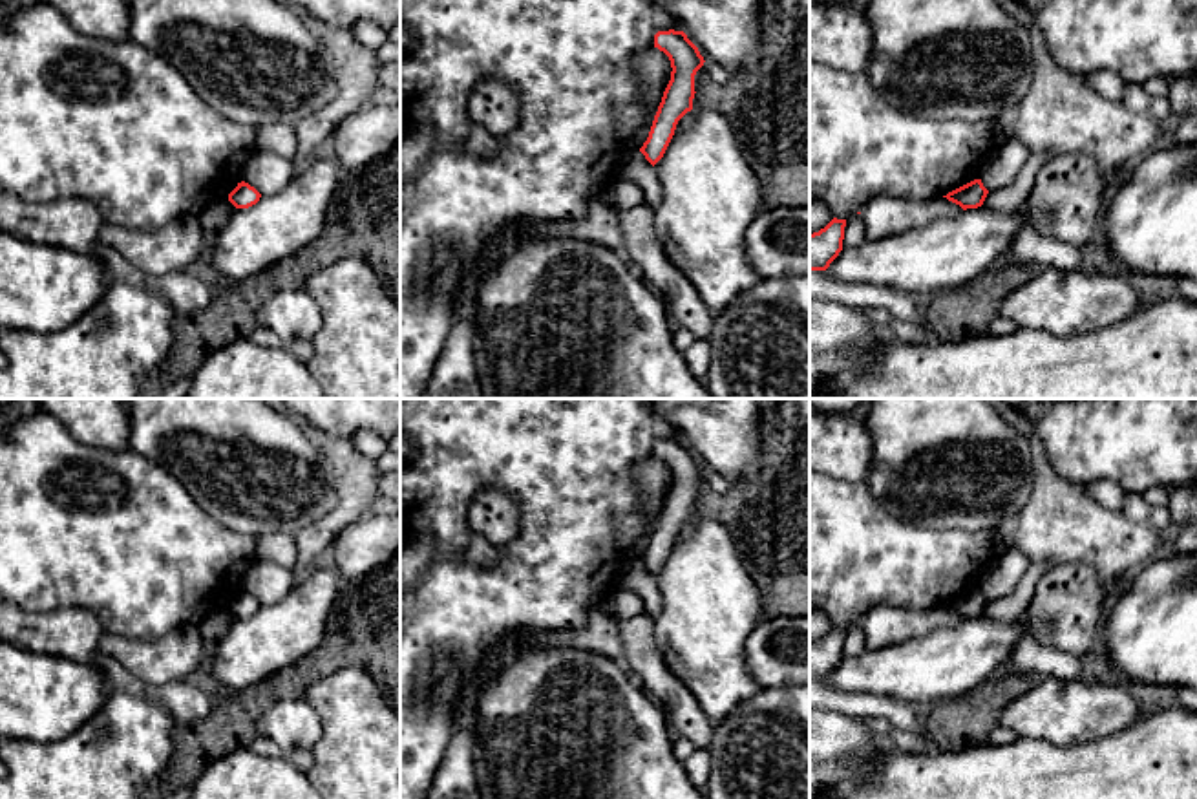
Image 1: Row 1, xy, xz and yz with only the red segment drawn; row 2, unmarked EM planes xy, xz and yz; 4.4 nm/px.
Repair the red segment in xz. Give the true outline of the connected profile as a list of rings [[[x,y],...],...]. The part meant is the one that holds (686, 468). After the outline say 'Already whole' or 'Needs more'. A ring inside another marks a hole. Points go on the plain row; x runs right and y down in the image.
[[[658,441],[654,457],[671,470],[671,490],[663,501],[651,541],[640,561],[654,576],[665,563],[678,530],[693,519],[694,485],[704,475],[704,466],[683,441]]]. Already whole

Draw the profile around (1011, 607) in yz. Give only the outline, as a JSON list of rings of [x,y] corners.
[[[1031,563],[1016,591],[1012,594],[989,602],[981,616],[998,623],[1009,623],[1025,618],[1031,605],[1040,596],[1043,574],[1045,569],[1042,565]]]

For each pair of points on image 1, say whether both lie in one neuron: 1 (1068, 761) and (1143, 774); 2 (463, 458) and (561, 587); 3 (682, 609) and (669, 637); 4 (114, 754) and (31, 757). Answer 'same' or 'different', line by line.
1: same
2: same
3: same
4: same

